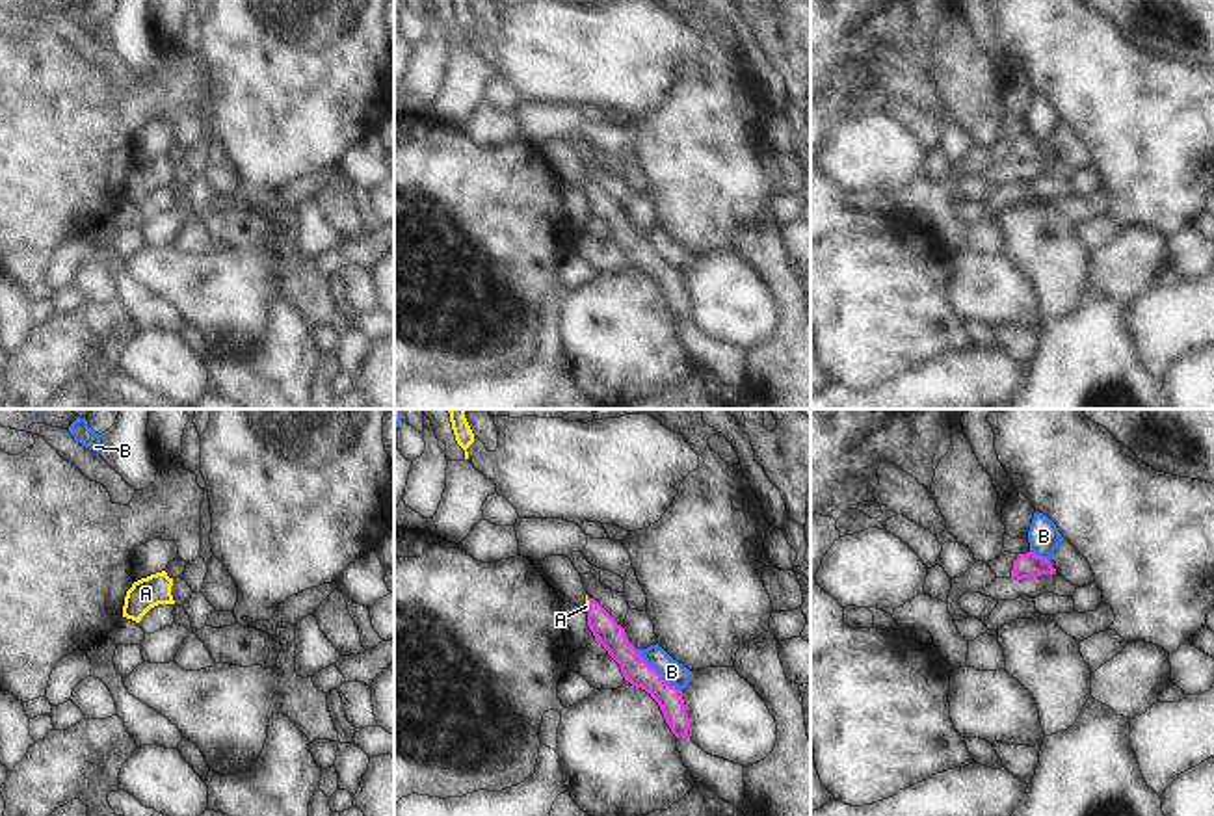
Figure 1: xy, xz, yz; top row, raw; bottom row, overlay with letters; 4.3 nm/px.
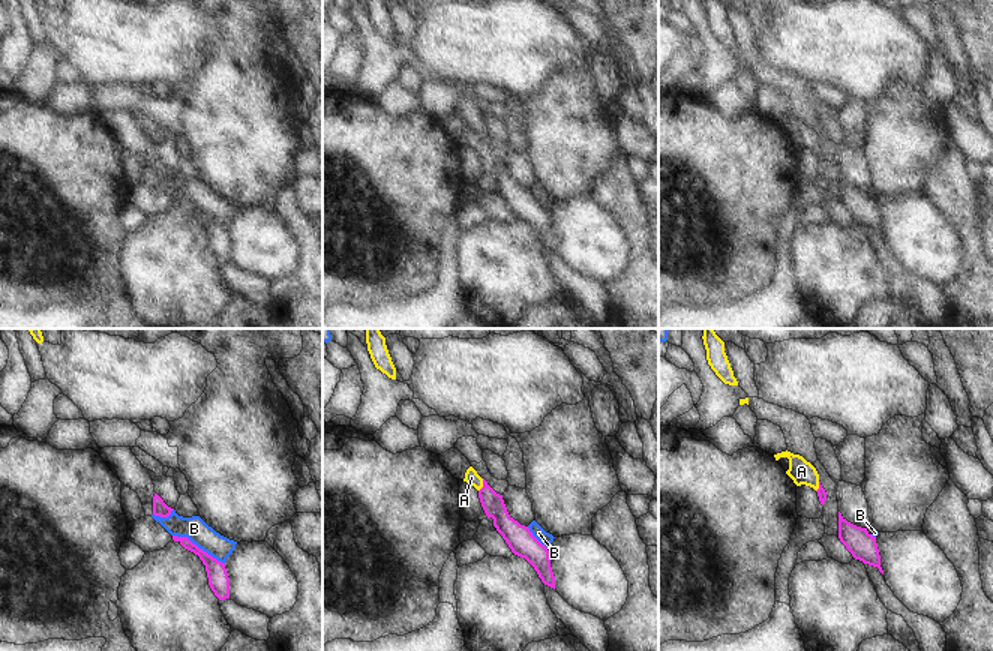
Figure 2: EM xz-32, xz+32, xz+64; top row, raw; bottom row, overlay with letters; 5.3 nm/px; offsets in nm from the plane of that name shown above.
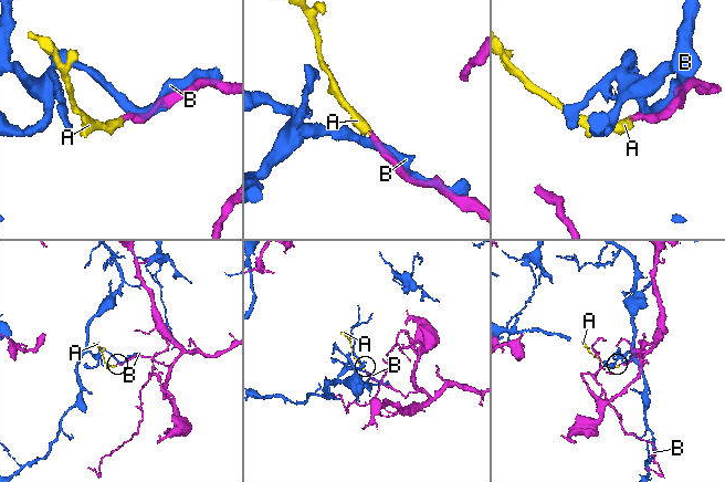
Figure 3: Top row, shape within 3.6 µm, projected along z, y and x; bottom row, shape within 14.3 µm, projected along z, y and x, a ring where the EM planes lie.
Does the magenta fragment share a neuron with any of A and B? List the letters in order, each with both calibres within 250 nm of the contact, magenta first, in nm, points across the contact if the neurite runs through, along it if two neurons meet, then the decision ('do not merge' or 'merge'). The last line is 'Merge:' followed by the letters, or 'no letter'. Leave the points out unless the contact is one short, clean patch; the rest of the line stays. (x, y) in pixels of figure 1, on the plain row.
A: calibres 120 and 30 nm; way xz (612, 220), (590, 188), (586, 190); merge
B: calibres 120 and 100 nm; do not merge
Merge: A

